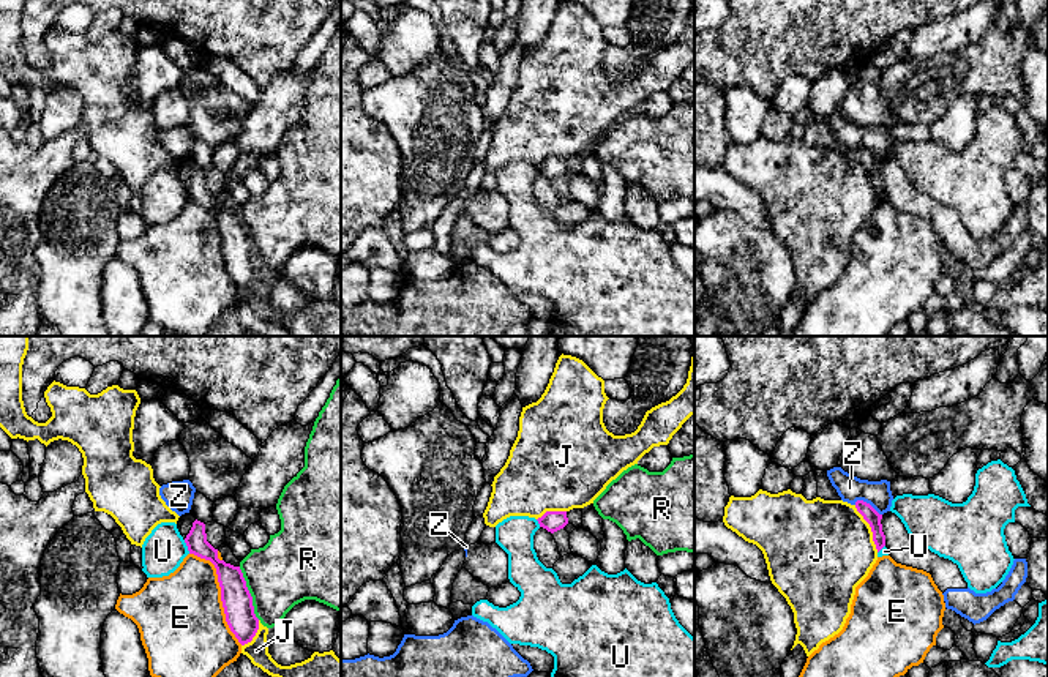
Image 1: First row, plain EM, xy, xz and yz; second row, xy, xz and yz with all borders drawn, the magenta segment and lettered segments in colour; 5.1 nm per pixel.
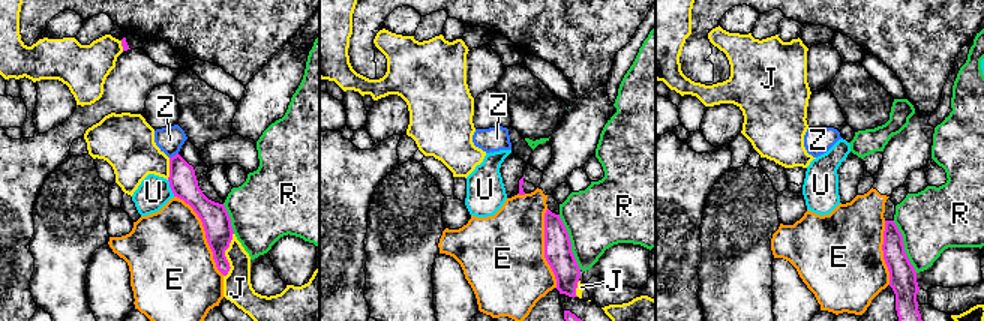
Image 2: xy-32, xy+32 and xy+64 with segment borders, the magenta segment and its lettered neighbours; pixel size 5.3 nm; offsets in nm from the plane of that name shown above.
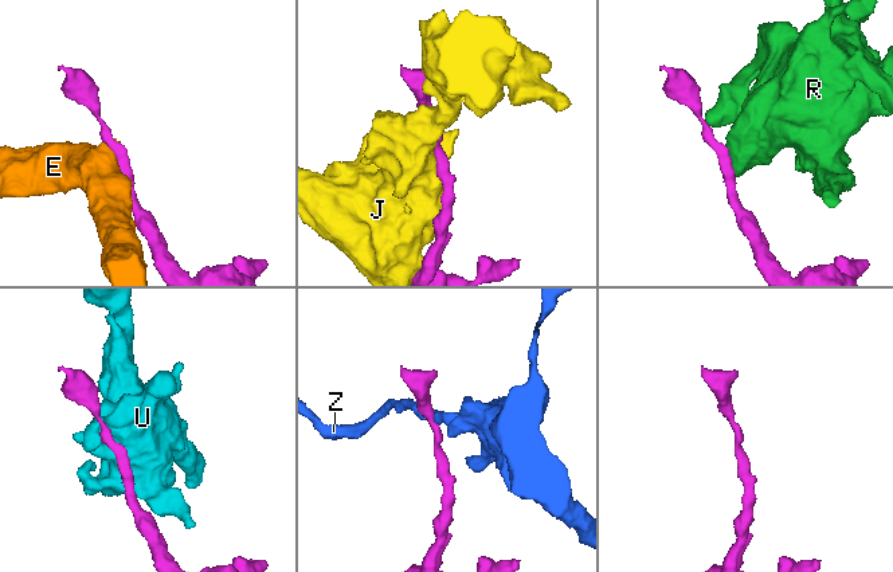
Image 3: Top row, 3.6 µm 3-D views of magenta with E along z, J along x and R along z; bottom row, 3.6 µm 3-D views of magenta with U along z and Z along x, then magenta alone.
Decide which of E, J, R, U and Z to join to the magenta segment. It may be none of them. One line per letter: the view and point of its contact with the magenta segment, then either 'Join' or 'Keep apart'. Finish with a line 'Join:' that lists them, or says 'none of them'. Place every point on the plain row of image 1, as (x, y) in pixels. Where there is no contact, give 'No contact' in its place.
E: Touches magenta at xy (221, 240). Keep apart
J: Touches magenta at yz (872, 175). Keep apart
R: Touches magenta at xy (250, 240). Keep apart
U: Touches magenta at xy (187, 191). Keep apart
Z: Touches magenta at yz (868, 150). Keep apart
Join: none of them

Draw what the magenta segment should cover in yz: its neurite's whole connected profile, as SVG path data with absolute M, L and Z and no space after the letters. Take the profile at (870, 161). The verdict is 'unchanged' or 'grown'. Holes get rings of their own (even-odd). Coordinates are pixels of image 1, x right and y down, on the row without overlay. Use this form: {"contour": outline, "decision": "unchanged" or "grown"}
{"contour": "M857 147L855 155L863 163L863 166L870 170L873 178L873 188L879 199L885 193L885 181L882 178L882 170L881 170L882 161L879 161L870 150L863 147Z", "decision": "unchanged"}

